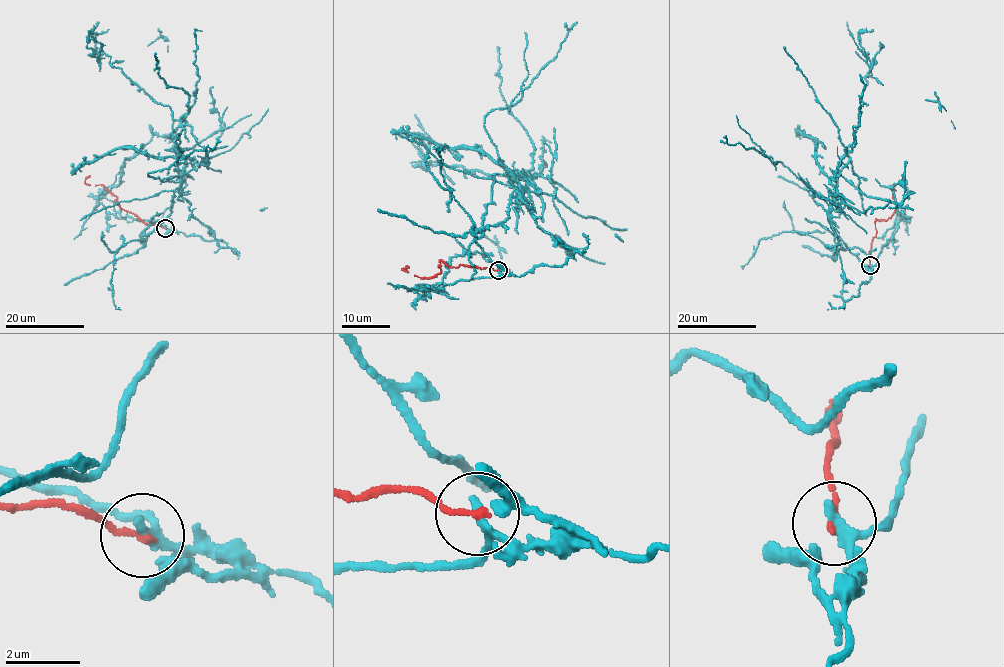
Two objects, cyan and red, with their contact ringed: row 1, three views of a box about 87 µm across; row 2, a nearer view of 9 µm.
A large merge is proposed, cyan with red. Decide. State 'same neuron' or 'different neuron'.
different neuron

